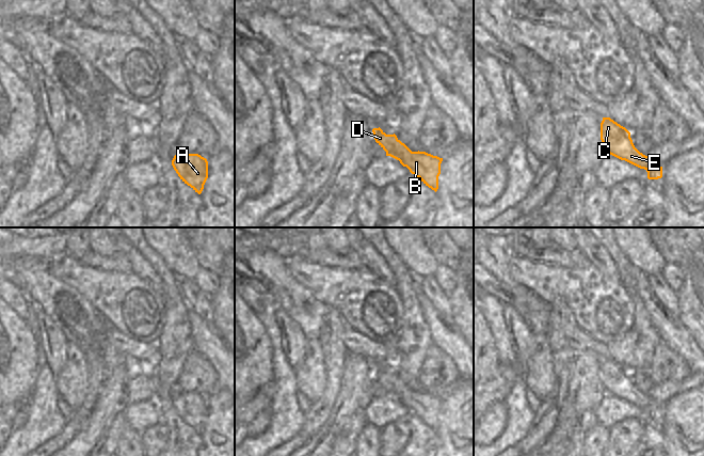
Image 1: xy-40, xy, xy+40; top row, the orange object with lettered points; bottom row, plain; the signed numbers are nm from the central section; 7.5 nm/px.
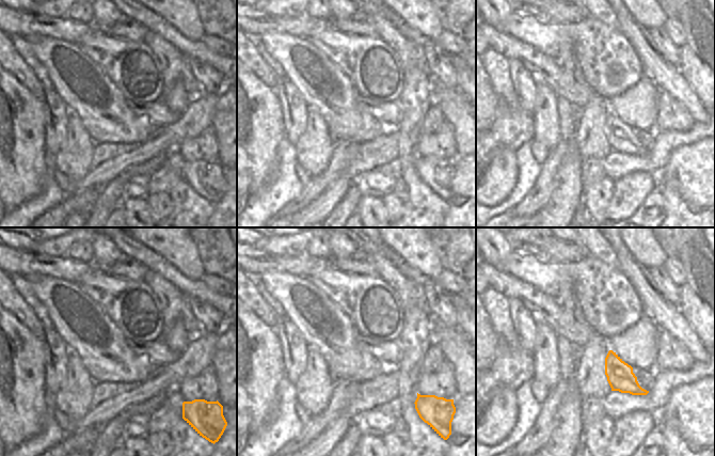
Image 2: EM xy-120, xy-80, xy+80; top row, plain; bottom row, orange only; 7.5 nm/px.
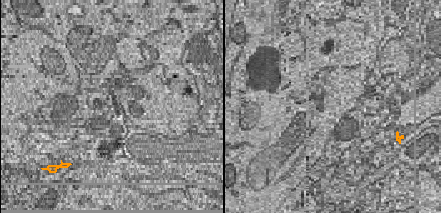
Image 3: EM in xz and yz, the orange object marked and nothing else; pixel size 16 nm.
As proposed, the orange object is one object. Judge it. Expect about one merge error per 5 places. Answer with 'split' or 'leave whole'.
leave whole

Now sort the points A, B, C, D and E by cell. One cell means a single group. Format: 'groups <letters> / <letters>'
groups A B C D E

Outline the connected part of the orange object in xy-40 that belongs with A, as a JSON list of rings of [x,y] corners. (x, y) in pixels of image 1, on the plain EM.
[[[179,391],[172,399],[172,405],[180,419],[198,434],[202,433],[208,418],[208,400],[198,393]]]

